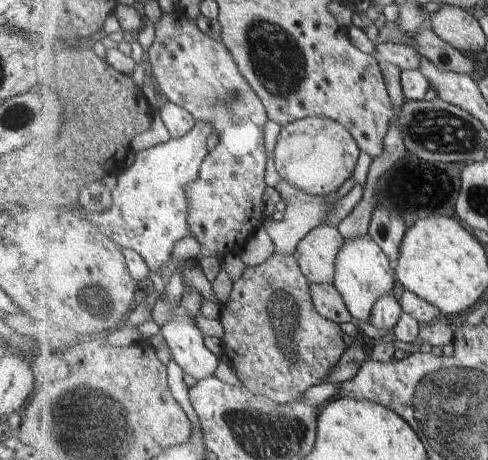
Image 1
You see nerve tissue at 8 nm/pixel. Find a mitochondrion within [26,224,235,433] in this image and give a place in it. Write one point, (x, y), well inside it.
(98, 294)

